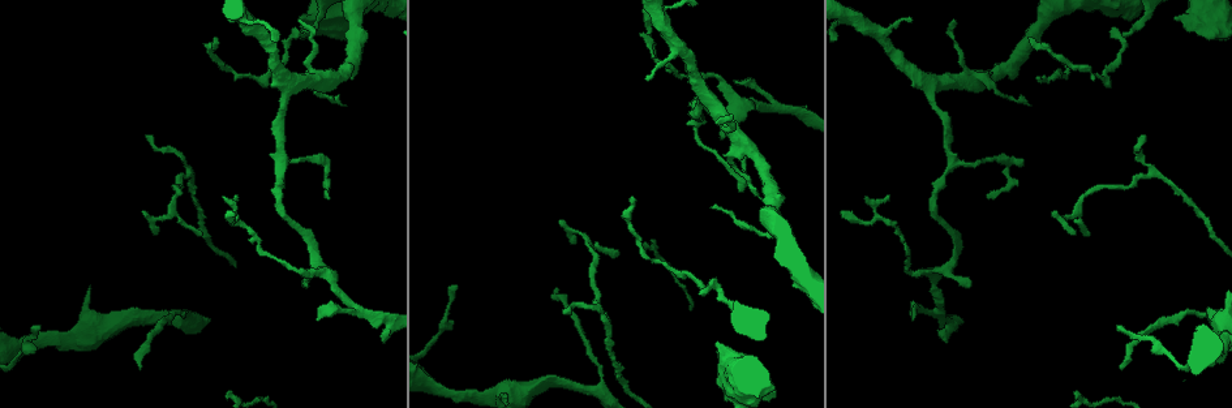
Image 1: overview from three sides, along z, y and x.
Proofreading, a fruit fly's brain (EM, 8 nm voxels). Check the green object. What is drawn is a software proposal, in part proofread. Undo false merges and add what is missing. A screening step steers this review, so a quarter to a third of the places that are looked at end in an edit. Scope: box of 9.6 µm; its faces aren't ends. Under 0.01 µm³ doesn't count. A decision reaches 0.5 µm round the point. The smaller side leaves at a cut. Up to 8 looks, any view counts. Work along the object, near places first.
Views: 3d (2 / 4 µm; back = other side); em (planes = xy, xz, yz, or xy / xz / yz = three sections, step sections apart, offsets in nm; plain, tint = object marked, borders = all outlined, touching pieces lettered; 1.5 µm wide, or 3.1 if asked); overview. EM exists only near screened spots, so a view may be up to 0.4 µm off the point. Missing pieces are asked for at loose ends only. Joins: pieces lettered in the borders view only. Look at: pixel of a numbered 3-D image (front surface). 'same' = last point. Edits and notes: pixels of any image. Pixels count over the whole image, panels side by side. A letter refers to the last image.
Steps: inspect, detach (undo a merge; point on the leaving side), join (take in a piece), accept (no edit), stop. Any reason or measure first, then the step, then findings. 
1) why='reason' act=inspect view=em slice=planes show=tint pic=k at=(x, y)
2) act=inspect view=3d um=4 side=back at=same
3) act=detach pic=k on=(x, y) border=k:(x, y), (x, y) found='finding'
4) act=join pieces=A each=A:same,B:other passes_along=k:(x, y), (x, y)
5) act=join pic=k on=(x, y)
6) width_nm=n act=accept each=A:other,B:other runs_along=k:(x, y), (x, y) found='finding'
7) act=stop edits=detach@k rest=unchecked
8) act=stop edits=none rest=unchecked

why='sudden change in width' act=inspect view=em slice=yz step=8 show=tint pic=1 at=(740, 315)

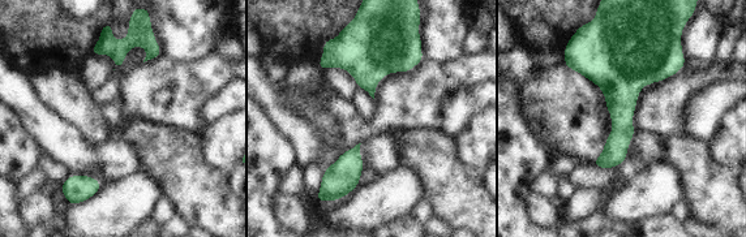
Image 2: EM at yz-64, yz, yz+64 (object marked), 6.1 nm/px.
why='see the neighbours' act=inspect view=em slice=yz step=8 show=borders at=same

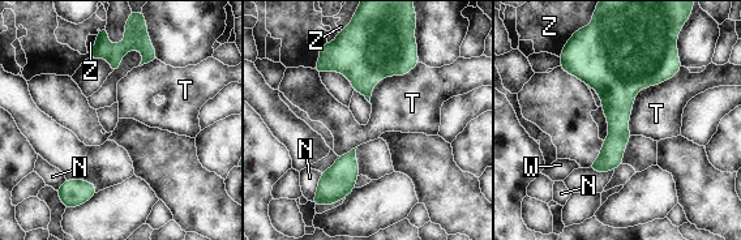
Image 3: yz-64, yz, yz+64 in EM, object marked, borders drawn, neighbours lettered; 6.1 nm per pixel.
act=accept each=N:other,T:other,W:other,Z:other border=3:(682, 67), (638, 91), (632, 134) found='all the same neuron'

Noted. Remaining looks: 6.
why='end of a long branch' act=inspect view=3d um=2 pic=1 at=(1038, 79)

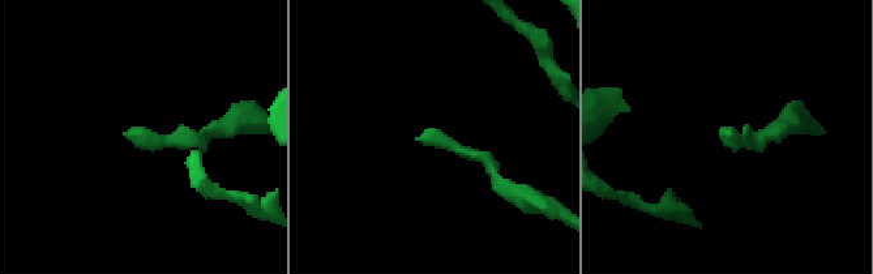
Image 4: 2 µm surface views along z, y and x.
why='need the tissue' act=inspect view=em slice=yz step=4 show=tint pic=4 at=(731, 133)

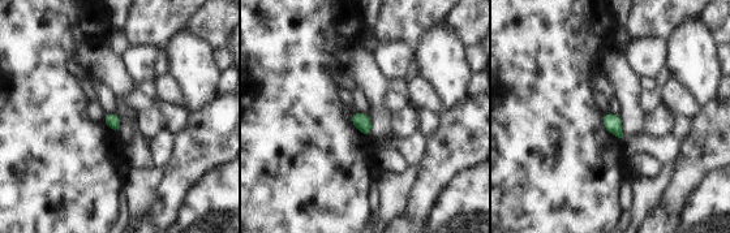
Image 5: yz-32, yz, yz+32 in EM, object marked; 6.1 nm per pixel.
why='another direction' act=inspect view=em slice=planes show=borders at=same

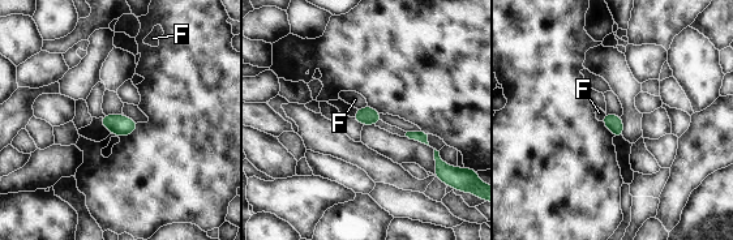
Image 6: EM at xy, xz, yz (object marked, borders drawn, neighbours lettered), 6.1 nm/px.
act=accept each=F:other border=6:(367, 104), (358, 110) found='none of them fits'

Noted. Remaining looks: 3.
why='an open end' act=inspect view=em slice=xz step=8 show=plain pic=1 at=(230, 20)

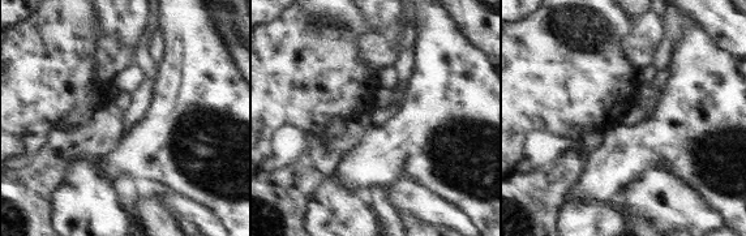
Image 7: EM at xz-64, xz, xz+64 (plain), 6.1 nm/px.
why='what lies round it' act=inspect view=em slice=xz step=8 show=borders at=same

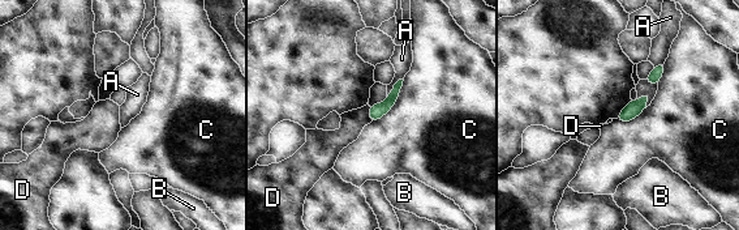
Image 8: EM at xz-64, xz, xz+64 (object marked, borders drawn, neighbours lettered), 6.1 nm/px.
act=accept each=A:other,B:other,C:other,D:other border=8:(404, 80), (395, 103), (372, 122) found='no lettered piece goes on from it'

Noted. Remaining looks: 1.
act=stop edits=none rest=unchecked

